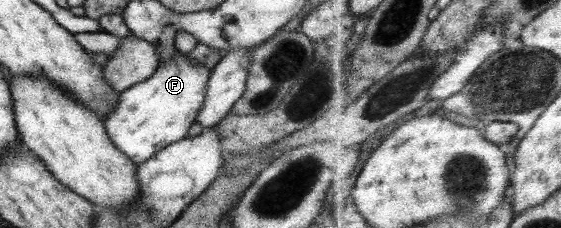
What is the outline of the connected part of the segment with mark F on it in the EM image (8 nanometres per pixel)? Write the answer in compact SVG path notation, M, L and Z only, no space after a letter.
M176 52L168 61L162 62L148 79L132 84L119 93L116 108L112 108L112 112L108 112L108 116L103 121L108 139L117 150L122 152L122 155L126 155L128 160L136 165L142 164L169 143L184 139L188 129L195 123L198 111L202 108L202 102L205 102L209 75L207 67L196 60L191 60L182 52Z

